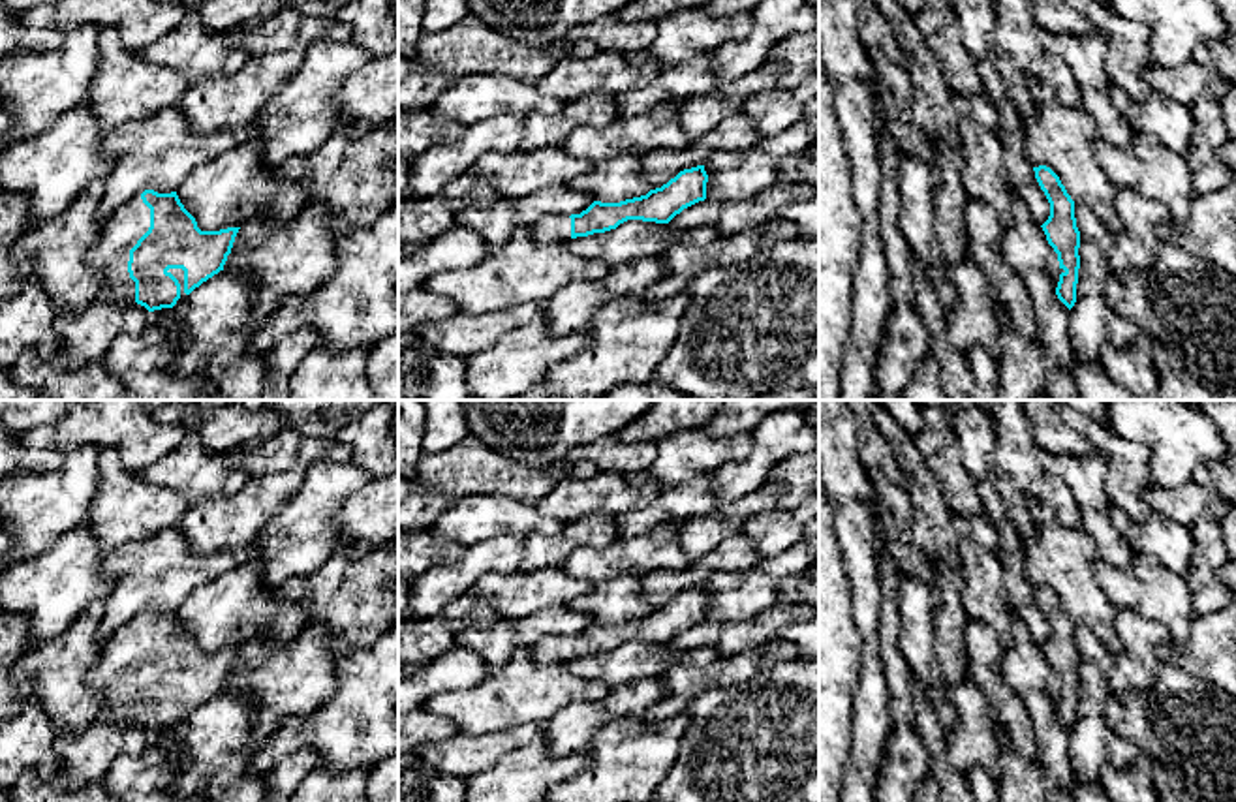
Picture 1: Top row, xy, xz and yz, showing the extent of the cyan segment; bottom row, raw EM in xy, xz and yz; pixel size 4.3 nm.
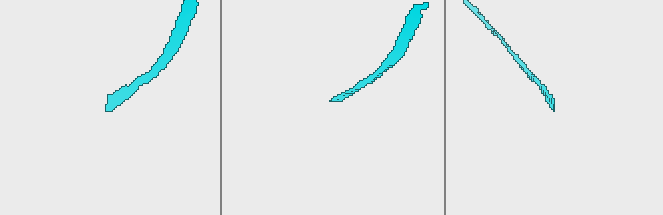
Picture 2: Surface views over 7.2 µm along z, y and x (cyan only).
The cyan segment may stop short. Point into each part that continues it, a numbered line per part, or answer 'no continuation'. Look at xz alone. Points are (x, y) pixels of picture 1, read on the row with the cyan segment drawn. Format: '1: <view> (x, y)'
1: xz (547, 230)

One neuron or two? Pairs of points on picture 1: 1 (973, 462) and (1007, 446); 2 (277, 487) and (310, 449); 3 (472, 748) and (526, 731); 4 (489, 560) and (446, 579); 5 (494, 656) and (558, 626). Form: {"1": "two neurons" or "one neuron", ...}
{"1": "two neurons", "2": "two neurons", "3": "one neuron", "4": "one neuron", "5": "one neuron"}

